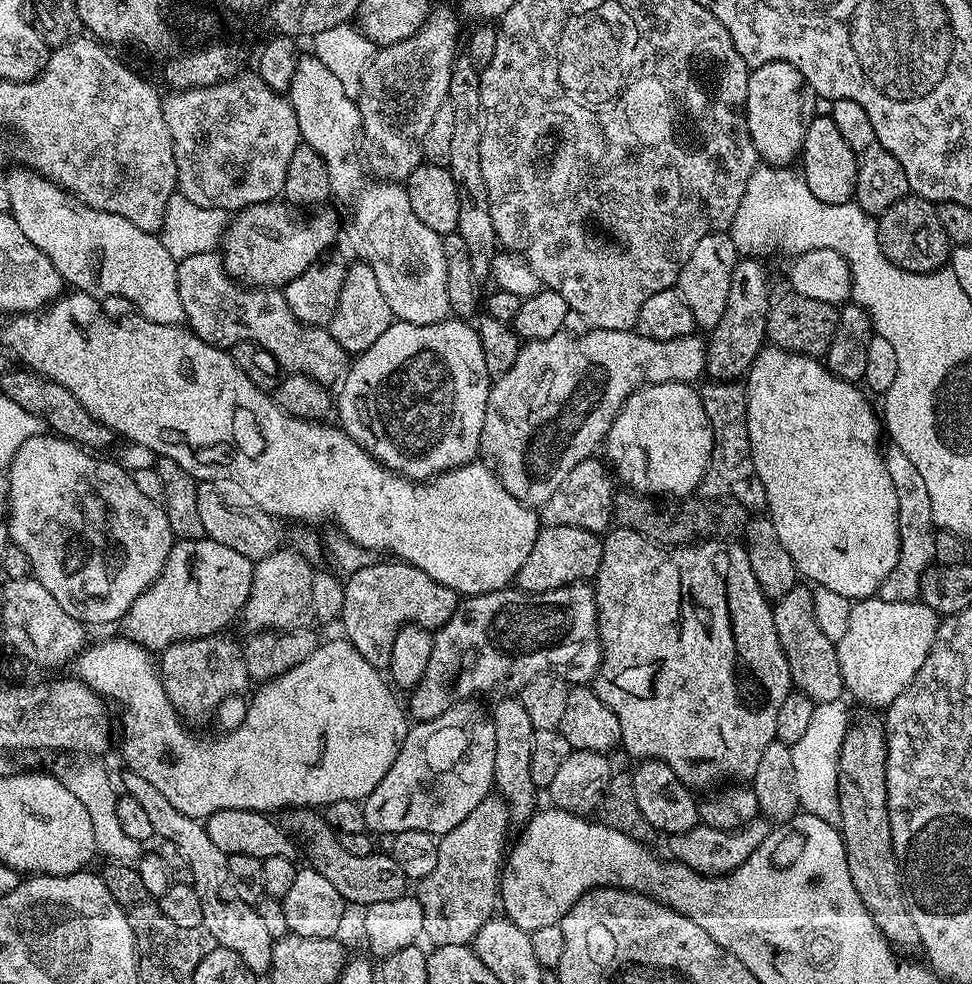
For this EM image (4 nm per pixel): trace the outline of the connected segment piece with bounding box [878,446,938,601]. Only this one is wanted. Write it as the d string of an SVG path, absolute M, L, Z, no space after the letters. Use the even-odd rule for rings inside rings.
M889 447L884 452L886 470L894 482L894 494L898 494L898 526L900 527L900 557L886 582L880 587L878 593L882 600L911 600L920 596L920 580L925 572L933 567L936 555L934 554L934 538L937 527L932 522L932 507L930 506L930 493L926 490L926 481L922 474L918 474L918 466L902 454L898 447Z

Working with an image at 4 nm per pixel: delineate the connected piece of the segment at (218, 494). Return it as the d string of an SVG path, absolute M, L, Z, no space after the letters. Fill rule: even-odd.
M201 480L197 483L196 489L198 518L202 518L207 539L222 542L222 546L230 546L230 550L238 550L238 554L253 562L265 560L281 547L280 532L276 529L277 521L260 509L236 484Z

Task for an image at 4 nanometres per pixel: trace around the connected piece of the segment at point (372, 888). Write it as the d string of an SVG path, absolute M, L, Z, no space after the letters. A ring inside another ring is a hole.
M310 808L291 809L287 811L282 824L283 827L296 838L300 836L309 840L309 850L318 858L324 858L322 871L331 885L338 890L343 899L360 908L376 905L378 902L392 901L405 895L408 879L397 866L393 858L386 852L373 852L366 856L354 856L346 852L340 843L333 843L338 836L334 828L327 823L321 813Z

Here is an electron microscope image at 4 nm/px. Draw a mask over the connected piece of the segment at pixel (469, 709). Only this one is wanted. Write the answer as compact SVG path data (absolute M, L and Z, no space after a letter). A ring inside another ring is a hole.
M453 703L432 720L421 720L407 729L388 772L363 801L363 827L369 833L376 834L379 828L431 834L449 832L493 791L494 730L491 719L478 705L460 703Z

